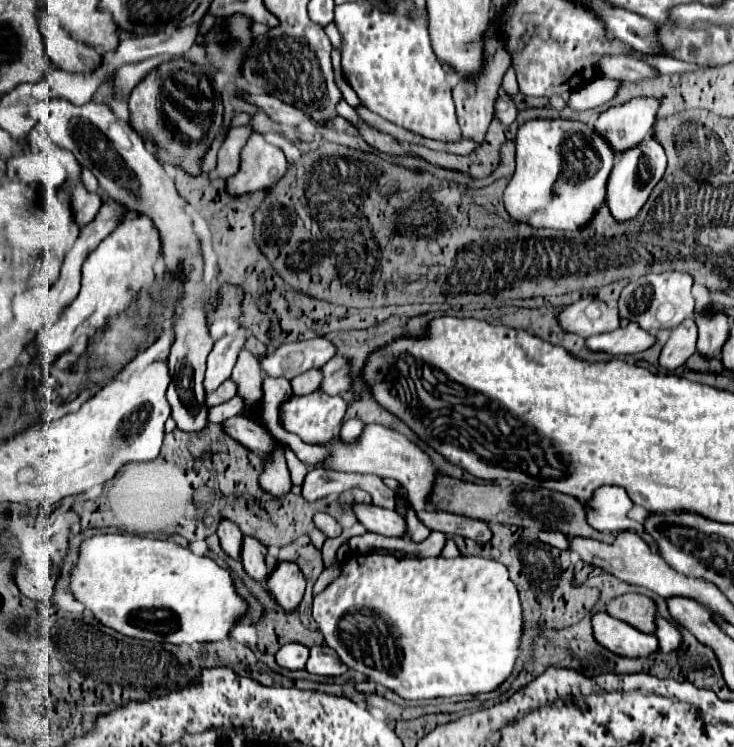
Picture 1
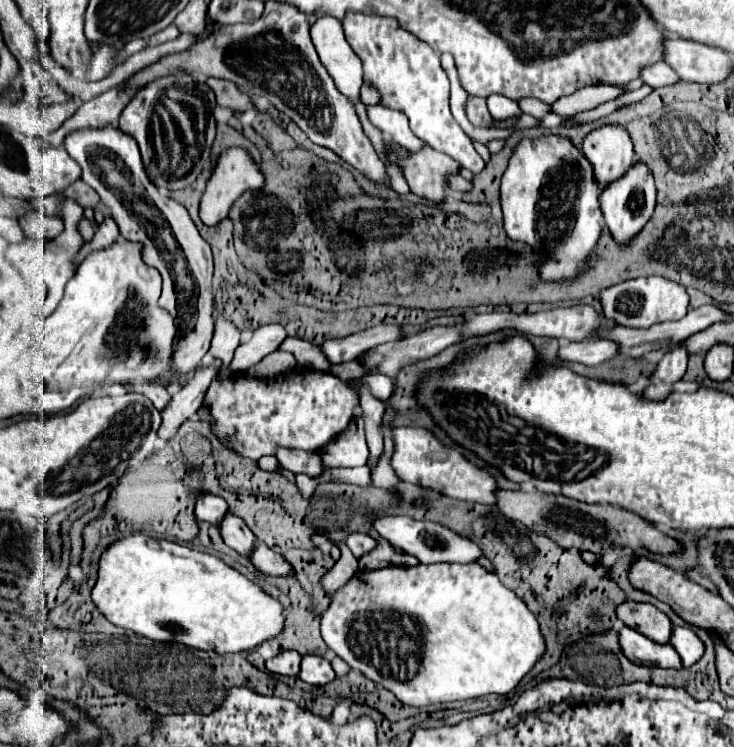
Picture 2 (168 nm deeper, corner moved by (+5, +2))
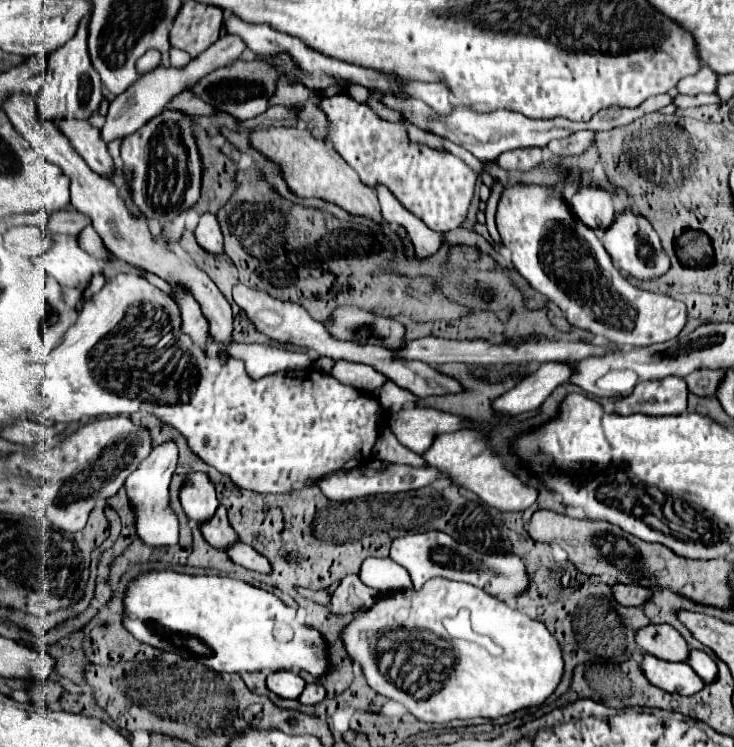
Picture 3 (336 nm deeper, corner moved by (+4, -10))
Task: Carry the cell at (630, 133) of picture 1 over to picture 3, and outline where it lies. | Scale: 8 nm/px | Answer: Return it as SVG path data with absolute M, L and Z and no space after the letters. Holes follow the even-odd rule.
M580 188L580 192L570 198L570 208L574 216L594 232L604 232L614 222L612 196L608 196L604 188Z

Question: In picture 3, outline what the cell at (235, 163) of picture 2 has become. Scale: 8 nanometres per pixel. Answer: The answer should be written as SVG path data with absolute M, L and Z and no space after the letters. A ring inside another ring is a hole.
M202 214L196 226L196 242L210 254L222 254L222 232L214 214Z

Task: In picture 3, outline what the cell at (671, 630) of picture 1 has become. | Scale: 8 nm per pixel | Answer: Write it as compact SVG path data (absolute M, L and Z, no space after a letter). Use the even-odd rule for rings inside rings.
M692 650L692 658L688 658L688 664L692 666L692 670L694 670L702 680L706 680L706 684L712 682L712 680L716 678L716 674L718 674L716 662L714 662L706 652L702 652L702 650Z

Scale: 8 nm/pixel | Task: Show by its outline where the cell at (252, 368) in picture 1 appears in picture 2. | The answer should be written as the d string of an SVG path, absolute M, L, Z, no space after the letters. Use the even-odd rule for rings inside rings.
M217 314L215 316L215 336L209 348L209 356L215 356L223 360L225 366L229 366L239 344L241 344L239 330L235 328L235 324L231 324L231 320L227 320L225 316Z

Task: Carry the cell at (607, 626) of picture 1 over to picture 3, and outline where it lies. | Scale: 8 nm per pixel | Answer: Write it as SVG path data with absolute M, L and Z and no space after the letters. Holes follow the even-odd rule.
M646 654L642 660L642 670L654 686L670 694L692 696L704 688L704 680L696 676L688 662L666 662Z

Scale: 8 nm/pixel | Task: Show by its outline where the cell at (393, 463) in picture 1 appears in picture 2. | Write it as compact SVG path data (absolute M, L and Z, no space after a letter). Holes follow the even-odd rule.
M393 428L393 454L391 466L395 474L409 484L417 484L423 488L433 488L435 492L477 504L493 504L493 490L497 488L493 476L487 470L481 470L467 462L457 450L443 446L431 432L423 428Z

